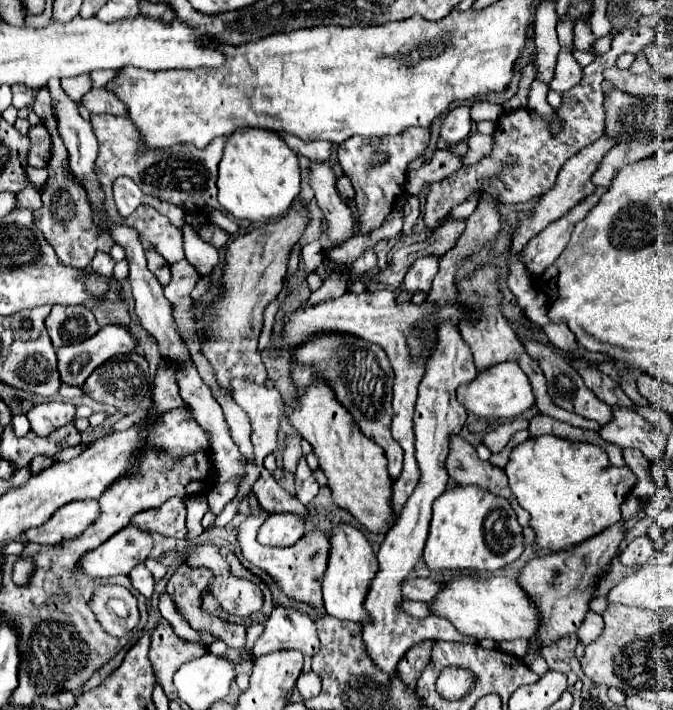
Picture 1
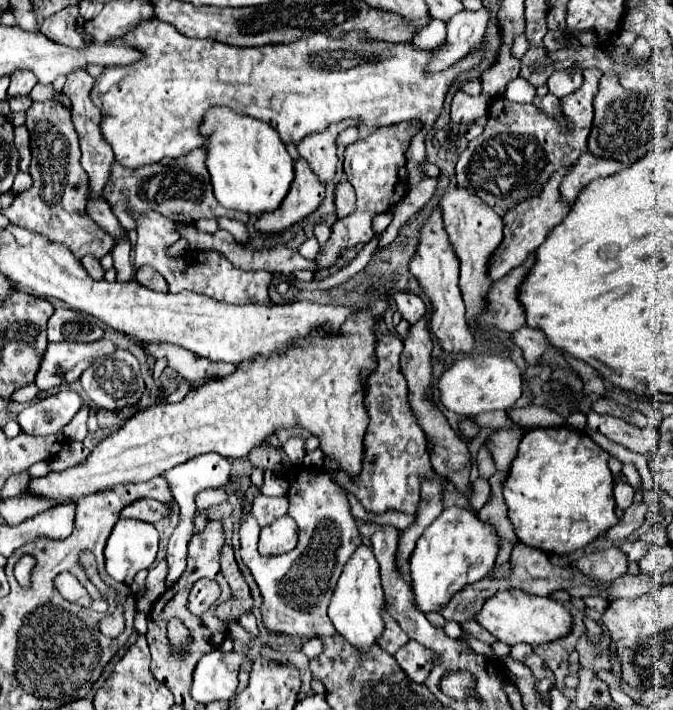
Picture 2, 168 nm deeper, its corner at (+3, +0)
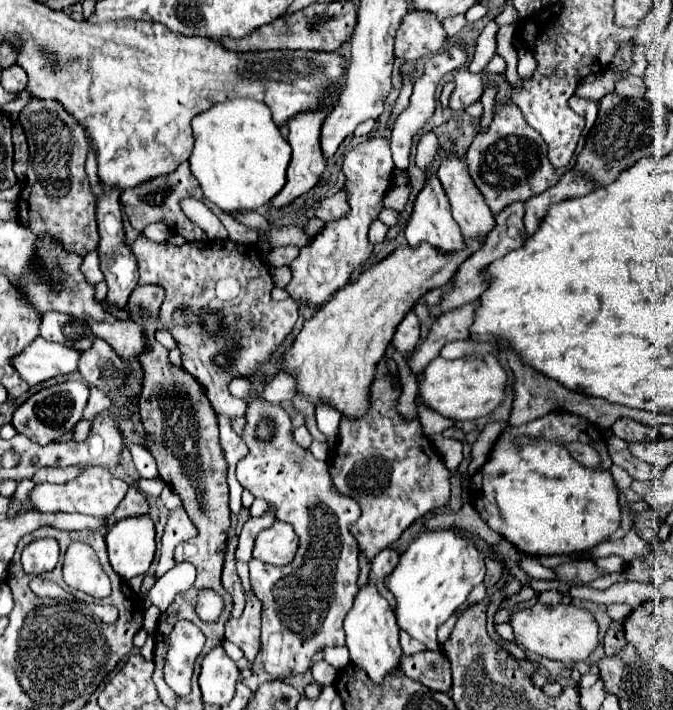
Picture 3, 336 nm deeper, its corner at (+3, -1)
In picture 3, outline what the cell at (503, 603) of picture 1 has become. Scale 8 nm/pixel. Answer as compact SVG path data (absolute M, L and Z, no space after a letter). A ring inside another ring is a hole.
M535 604L533 608L513 614L511 626L515 630L515 640L523 648L527 648L543 658L557 660L563 664L571 664L571 662L575 664L575 662L589 658L599 644L599 636L597 636L599 626L597 626L593 614L589 610L573 606L573 604L569 604L569 606L565 606L565 604L557 604L557 606Z

